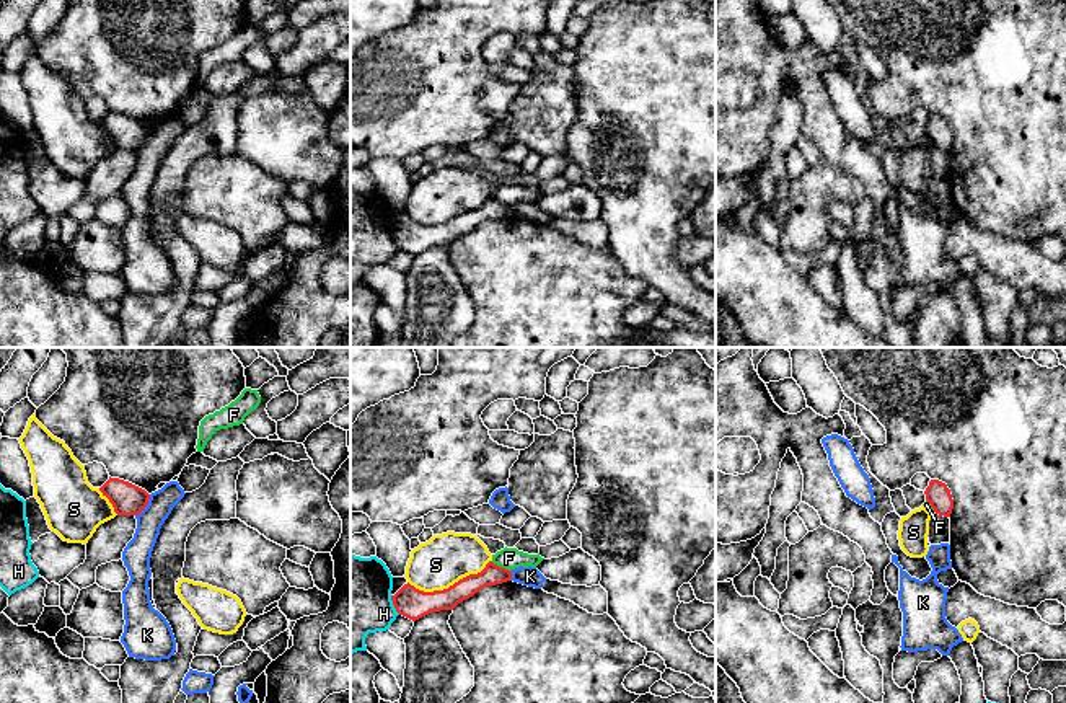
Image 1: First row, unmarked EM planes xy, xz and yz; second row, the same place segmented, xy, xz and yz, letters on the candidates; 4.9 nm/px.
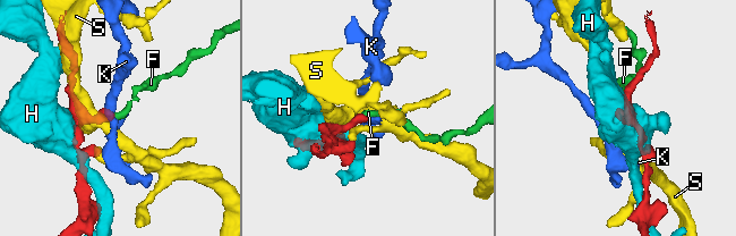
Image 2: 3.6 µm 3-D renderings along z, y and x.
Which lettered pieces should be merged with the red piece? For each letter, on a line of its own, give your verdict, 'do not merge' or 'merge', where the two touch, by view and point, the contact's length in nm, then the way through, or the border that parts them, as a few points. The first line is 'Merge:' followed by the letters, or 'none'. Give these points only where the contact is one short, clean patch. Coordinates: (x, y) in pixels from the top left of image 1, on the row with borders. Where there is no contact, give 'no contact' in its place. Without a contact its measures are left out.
Merge: none
F: do not merge; contact xz (499, 566); length 120 nm; border xz (491, 561), (510, 571)
H: do not merge; contact xz (395, 605); length 110 nm; border xz (390, 596), (400, 614)
K: do not merge; contact xy (145, 506); length 130 nm; border xy (150, 495), (145, 506), (136, 516)
S: do not merge; contact xz (450, 586); length 440 nm

